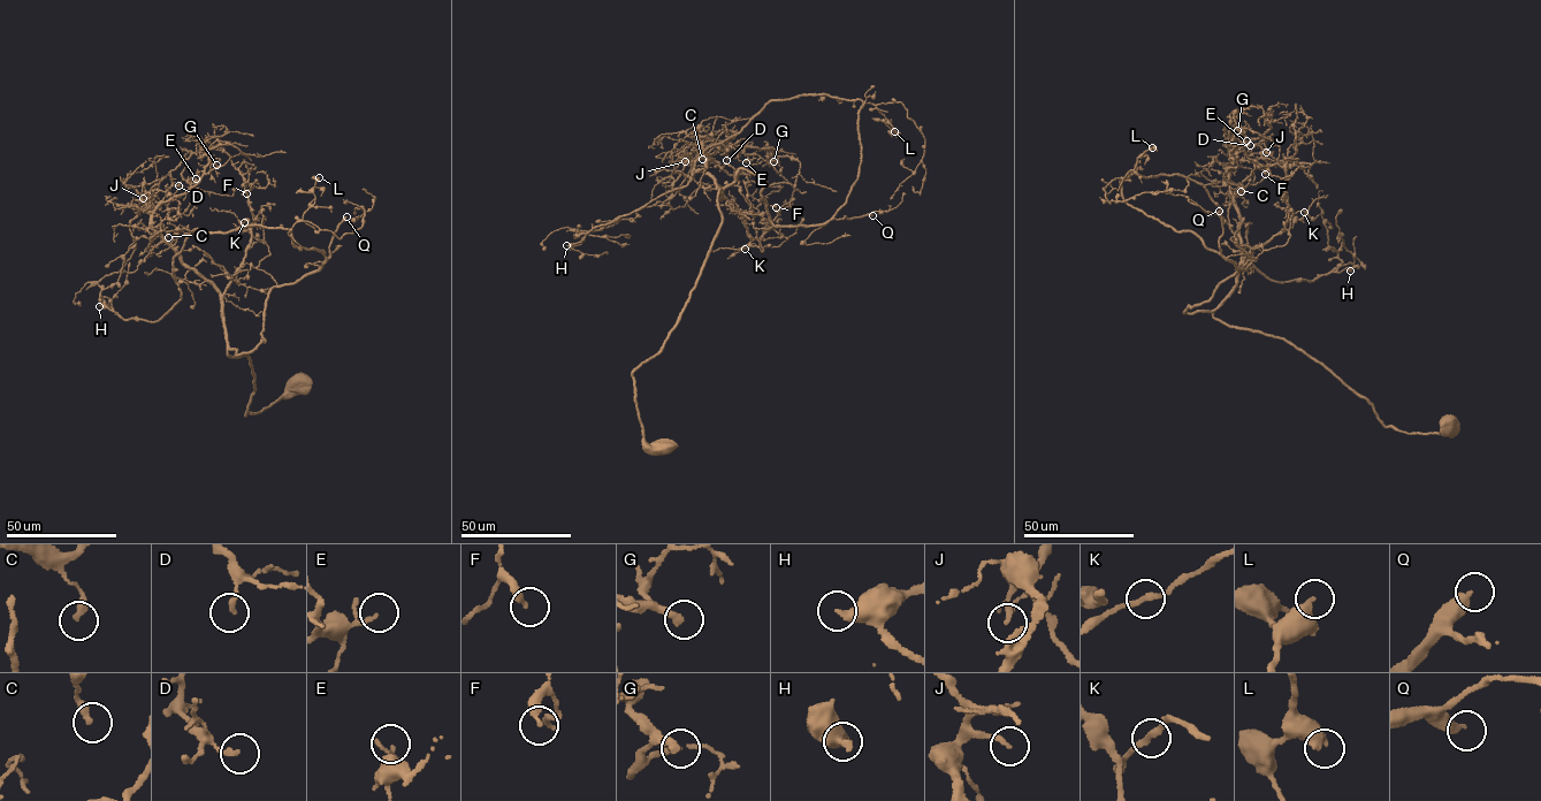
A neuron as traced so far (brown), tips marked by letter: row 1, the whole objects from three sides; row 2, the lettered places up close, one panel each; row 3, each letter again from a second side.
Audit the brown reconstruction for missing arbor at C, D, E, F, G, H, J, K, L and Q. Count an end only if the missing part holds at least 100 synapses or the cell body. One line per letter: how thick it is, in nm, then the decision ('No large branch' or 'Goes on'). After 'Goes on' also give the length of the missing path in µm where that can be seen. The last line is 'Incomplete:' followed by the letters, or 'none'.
C: Thickness 300 nm. No large branch
D: Thickness 190 nm. No large branch
E: Thickness 110 nm. No large branch
F: Thickness 260 nm. No large branch
G: Thickness 300 nm. No large branch
H: Thickness 440 nm. No large branch
J: Thickness 180 nm. No large branch
K: Thickness 200 nm. No large branch
L: Thickness 320 nm. No large branch
Q: Thickness 360 nm. Goes on. Missing length about 140 µm
Incomplete: Q

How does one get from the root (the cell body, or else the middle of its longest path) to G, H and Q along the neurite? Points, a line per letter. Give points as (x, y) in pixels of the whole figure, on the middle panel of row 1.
G: (662, 448), (645, 441), (632, 372), (661, 350), (722, 222), (697, 138), (767, 147), (773, 161)
H: (662, 448), (645, 441), (632, 372), (661, 350), (722, 222), (696, 131), (749, 119), (685, 185), (566, 245)
Q: (662, 448), (645, 441), (632, 372), (696, 282), (718, 190), (752, 172), (775, 226), (872, 215)

